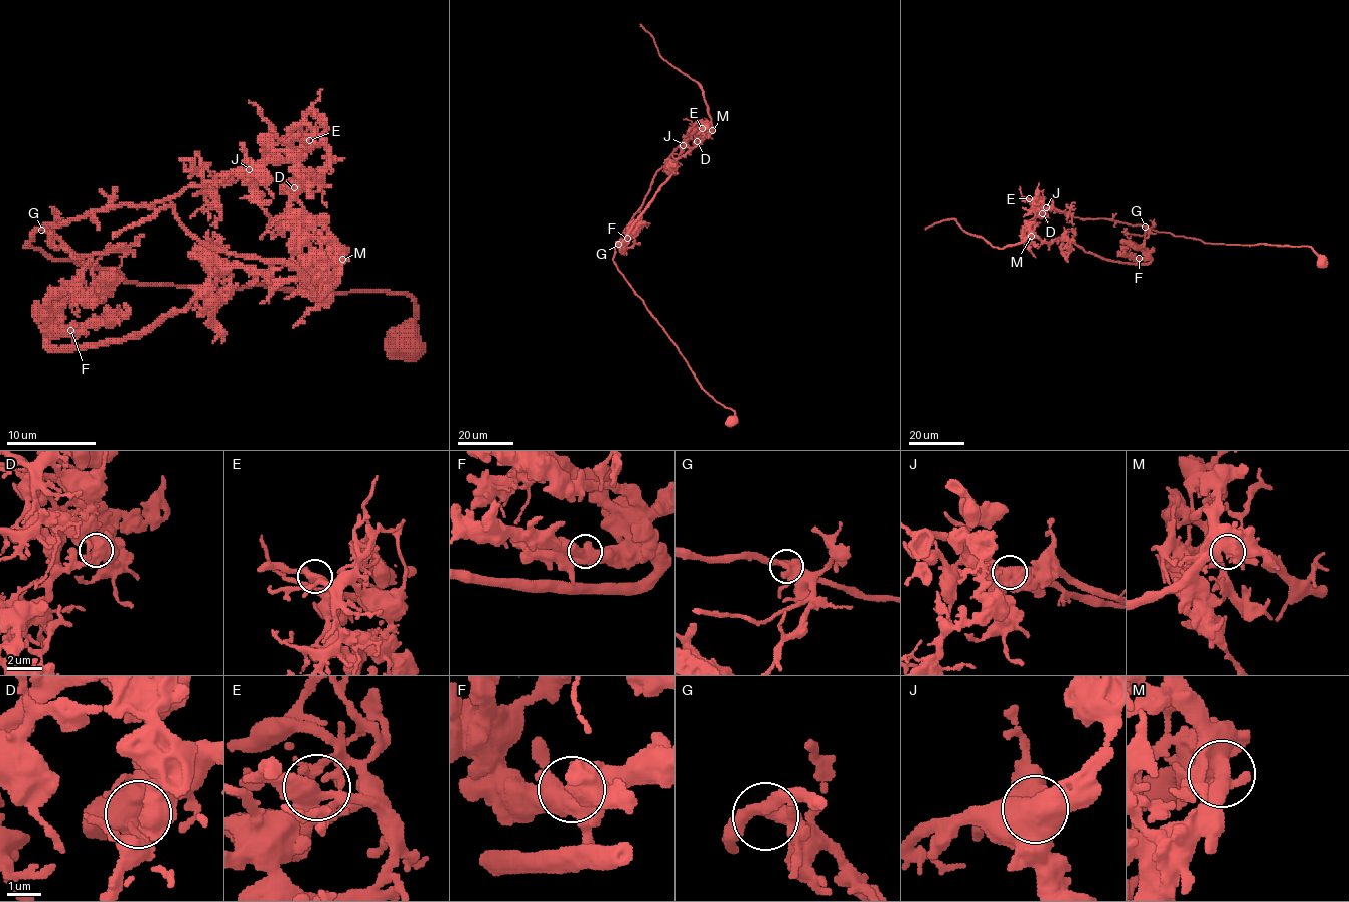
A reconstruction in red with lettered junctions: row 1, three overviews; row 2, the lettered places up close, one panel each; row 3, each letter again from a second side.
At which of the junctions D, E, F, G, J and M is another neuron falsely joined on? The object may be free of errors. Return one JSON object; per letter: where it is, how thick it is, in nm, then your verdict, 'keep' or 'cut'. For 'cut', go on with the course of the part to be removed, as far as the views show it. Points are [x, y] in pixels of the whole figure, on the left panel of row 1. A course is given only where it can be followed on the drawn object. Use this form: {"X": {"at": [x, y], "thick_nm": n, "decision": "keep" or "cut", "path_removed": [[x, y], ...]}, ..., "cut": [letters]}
{"D": {"at": [294, 187], "thick_nm": 550, "decision": "cut", "path_removed": [[293, 187], [320, 174], [238, 167], [25, 245], [135, 283], [405, 292], [392, 358]]}, "E": {"at": [309, 140], "thick_nm": 440, "decision": "keep"}, "F": {"at": [70, 330], "thick_nm": 600, "decision": "keep"}, "G": {"at": [41, 230], "thick_nm": 380, "decision": "keep"}, "J": {"at": [249, 169], "thick_nm": 650, "decision": "keep"}, "M": {"at": [342, 259], "thick_nm": 550, "decision": "keep"}, "cut": ["D"]}

